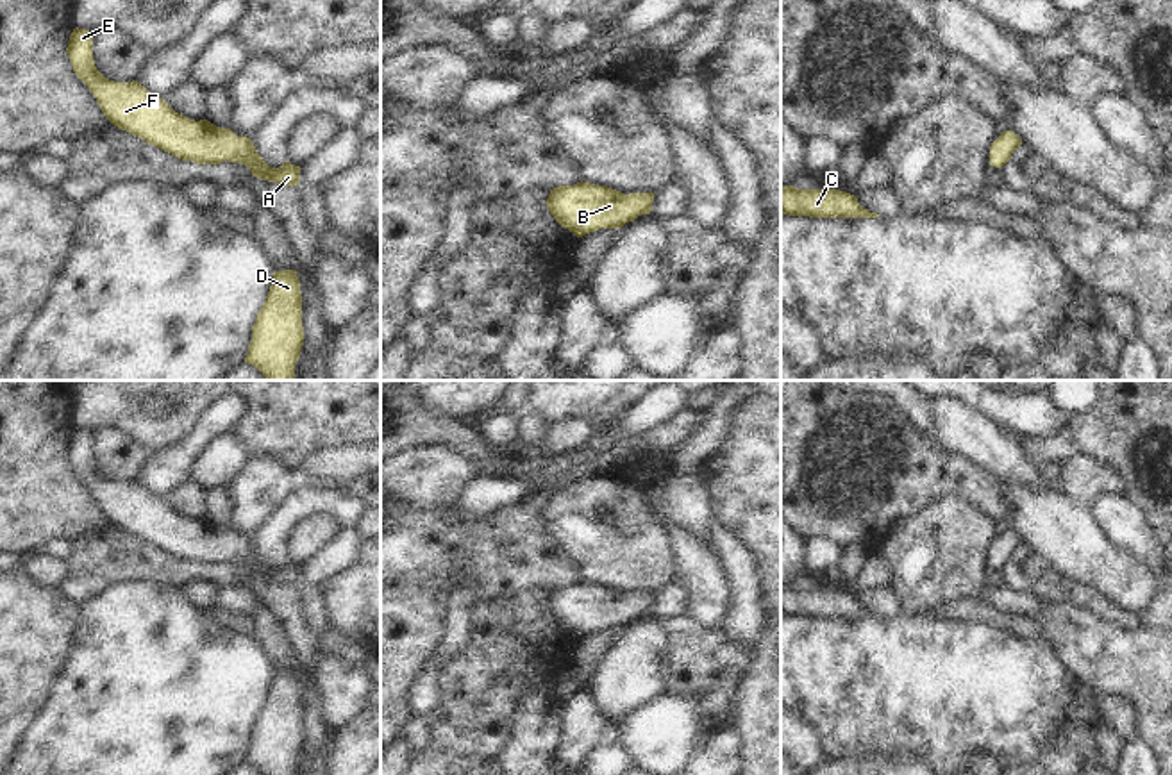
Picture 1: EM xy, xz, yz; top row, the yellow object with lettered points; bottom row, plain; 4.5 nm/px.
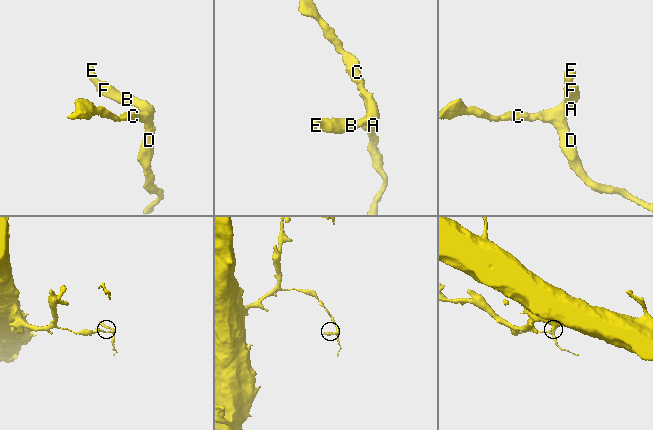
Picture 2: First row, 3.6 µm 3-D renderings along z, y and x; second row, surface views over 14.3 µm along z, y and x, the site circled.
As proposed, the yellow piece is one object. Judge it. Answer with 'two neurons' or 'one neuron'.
one neuron

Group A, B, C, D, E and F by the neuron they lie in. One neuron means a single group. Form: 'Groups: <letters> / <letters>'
Groups: A B C D E F

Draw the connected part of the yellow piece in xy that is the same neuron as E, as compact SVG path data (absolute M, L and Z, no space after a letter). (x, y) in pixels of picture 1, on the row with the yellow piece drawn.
M73 29L66 46L70 62L75 75L89 88L96 98L104 116L118 129L127 130L132 136L182 159L193 161L197 164L220 164L223 161L241 162L250 171L252 177L264 179L268 182L277 182L284 186L298 186L300 166L284 162L280 168L268 166L257 154L250 138L236 136L230 129L220 129L207 120L189 120L175 112L166 100L150 93L138 80L132 82L114 82L105 79L95 66L93 59L93 32L86 29Z

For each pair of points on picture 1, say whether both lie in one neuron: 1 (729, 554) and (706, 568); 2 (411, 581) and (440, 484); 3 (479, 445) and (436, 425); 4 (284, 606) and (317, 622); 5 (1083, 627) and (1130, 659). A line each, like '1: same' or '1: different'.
1: different
2: different
3: same
4: different
5: same

